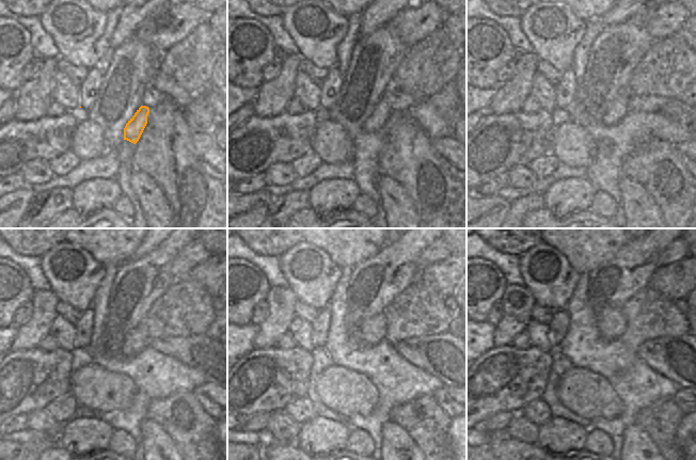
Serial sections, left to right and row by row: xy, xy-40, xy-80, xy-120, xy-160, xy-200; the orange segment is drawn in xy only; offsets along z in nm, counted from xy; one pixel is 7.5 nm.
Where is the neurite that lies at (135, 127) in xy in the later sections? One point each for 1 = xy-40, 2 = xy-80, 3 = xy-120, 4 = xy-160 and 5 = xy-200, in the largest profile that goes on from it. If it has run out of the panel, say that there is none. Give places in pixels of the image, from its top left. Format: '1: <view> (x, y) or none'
1: xy-40 (378, 120)
2: xy-80 (618, 109)
3: xy-120 (136, 342)
4: xy-160 (377, 336)
5: xy-200 (614, 335)

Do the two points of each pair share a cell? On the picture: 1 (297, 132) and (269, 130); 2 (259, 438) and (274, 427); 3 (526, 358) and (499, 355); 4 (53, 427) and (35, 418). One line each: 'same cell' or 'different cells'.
1: same cell
2: different cells
3: same cell
4: same cell

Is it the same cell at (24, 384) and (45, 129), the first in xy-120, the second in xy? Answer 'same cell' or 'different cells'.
same cell

